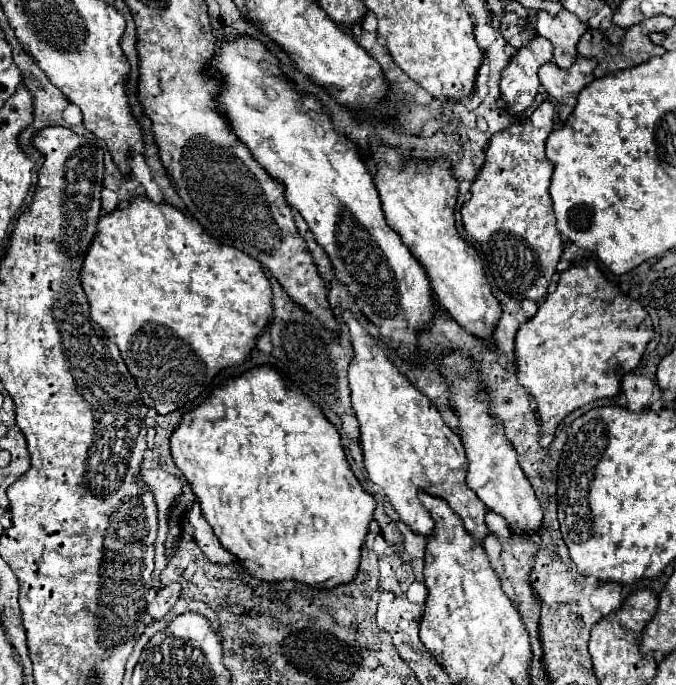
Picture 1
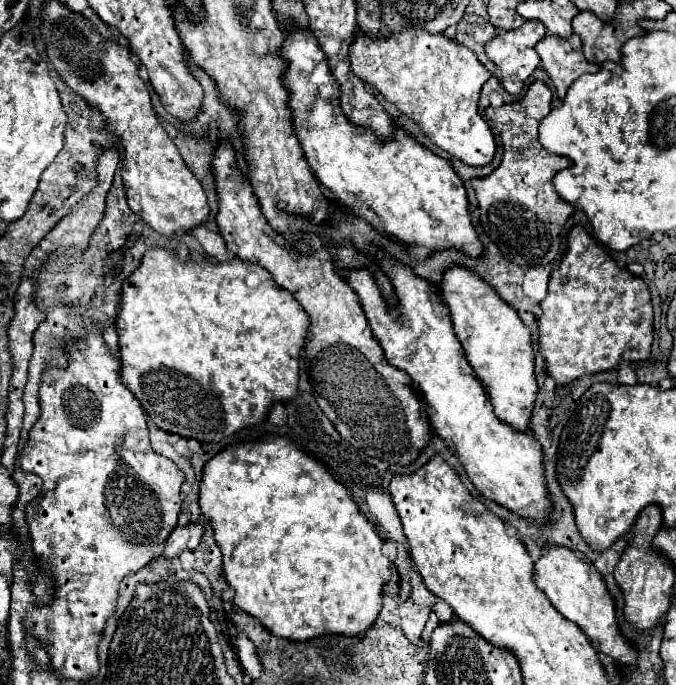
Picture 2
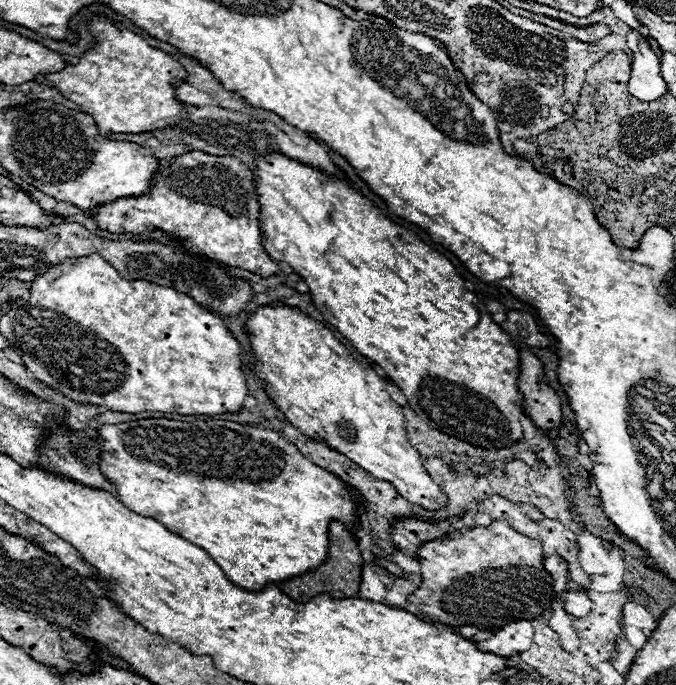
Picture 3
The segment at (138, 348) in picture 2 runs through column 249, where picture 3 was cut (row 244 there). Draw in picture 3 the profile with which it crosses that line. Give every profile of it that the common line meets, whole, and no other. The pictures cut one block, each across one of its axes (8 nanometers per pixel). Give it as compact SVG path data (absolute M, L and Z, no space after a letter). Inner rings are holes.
M270 152L268 156L256 156L256 170L254 170L254 184L256 184L256 192L258 192L258 202L260 202L260 230L262 230L262 244L264 250L280 262L286 262L294 272L298 272L306 286L308 292L312 296L312 304L316 306L316 310L320 310L320 314L324 316L326 322L330 322L332 326L336 326L336 330L348 338L352 342L352 346L366 358L370 358L372 362L376 362L378 366L382 366L388 374L388 378L402 390L402 394L406 396L410 408L422 418L432 422L430 426L434 426L436 430L450 434L458 440L470 442L474 446L482 446L482 448L502 448L502 446L510 446L514 444L518 438L522 438L522 426L520 426L520 412L524 410L522 406L522 394L516 388L516 380L518 380L518 350L516 346L508 340L508 334L502 332L502 328L490 318L486 306L464 286L464 280L458 276L456 268L448 262L448 258L444 258L442 254L438 254L436 250L432 250L428 244L424 244L414 232L402 228L400 224L394 224L392 220L388 220L382 210L368 198L364 198L358 190L354 190L348 180L340 178L340 176L326 176L322 174L318 168L308 166L308 164L300 164L284 154L278 152Z

